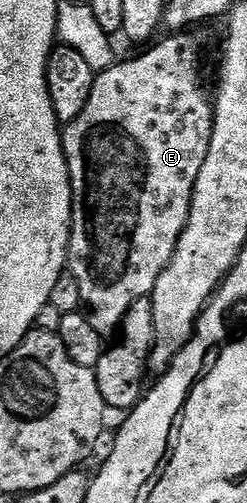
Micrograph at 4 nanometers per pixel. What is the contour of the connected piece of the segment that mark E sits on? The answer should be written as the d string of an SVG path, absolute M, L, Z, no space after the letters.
M183 31L166 35L159 45L151 44L149 46L151 49L147 53L142 53L131 61L119 60L112 68L101 70L94 78L94 86L88 95L88 103L84 103L84 111L80 111L80 115L76 115L76 119L62 129L62 150L70 172L68 271L80 287L80 299L88 323L92 323L92 331L96 331L103 339L109 338L117 330L122 323L122 316L132 303L149 298L160 271L172 259L176 243L190 214L190 196L196 187L196 175L200 175L200 167L204 167L204 159L208 155L214 126L214 107L211 94L209 97L202 90L202 45L192 34L193 32Z

